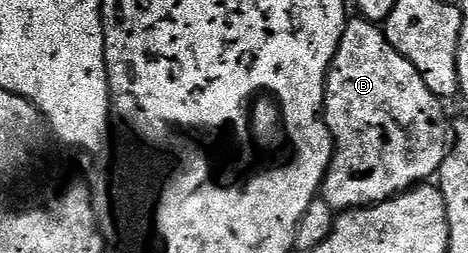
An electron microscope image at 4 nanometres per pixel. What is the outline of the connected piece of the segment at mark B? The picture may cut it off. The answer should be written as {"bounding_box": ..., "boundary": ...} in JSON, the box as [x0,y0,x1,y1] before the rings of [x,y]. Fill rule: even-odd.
{"bounding_box":[319,18,450,213],"boundary":[[[363,18],[349,19],[324,83],[324,121],[334,147],[328,172],[320,181],[319,199],[341,213],[380,204],[431,181],[439,173],[450,147],[450,120],[448,124],[448,116],[440,104],[443,104],[441,97],[428,89],[426,82],[422,82],[422,74],[418,74],[416,67],[390,46],[377,25]]]}

